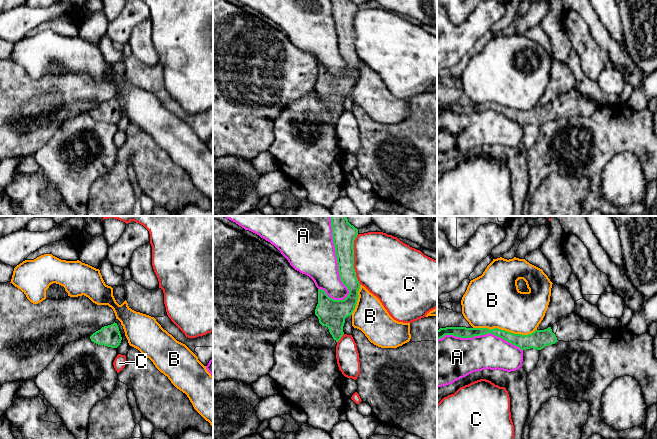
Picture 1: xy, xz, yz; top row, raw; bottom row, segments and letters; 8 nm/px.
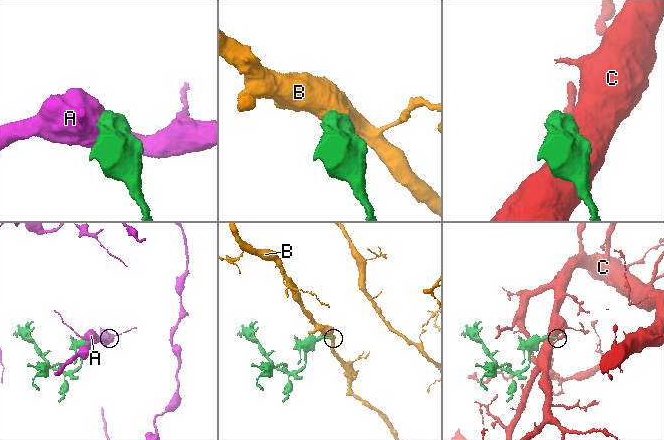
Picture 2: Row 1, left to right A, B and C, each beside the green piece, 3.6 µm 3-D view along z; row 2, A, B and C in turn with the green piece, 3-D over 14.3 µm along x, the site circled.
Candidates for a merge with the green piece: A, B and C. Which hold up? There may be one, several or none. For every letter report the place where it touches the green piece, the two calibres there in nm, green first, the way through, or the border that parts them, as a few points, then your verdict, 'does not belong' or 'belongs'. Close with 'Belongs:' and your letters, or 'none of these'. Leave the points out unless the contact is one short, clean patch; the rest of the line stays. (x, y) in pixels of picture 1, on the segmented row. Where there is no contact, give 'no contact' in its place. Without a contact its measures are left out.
A: meets green in xz at (336, 257); 190 nm thick on the green side, 400 nm on the other; does not belong
B: meets green in yz at (504, 330); 120 nm thick on the green side, 440 nm on the other; does not belong
C: meets green in xz at (353, 259); 190 nm thick on the green side, 460 nm on the other; does not belong
Belongs: none of these

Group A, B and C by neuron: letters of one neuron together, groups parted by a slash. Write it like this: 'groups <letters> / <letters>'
groups A / B / C

